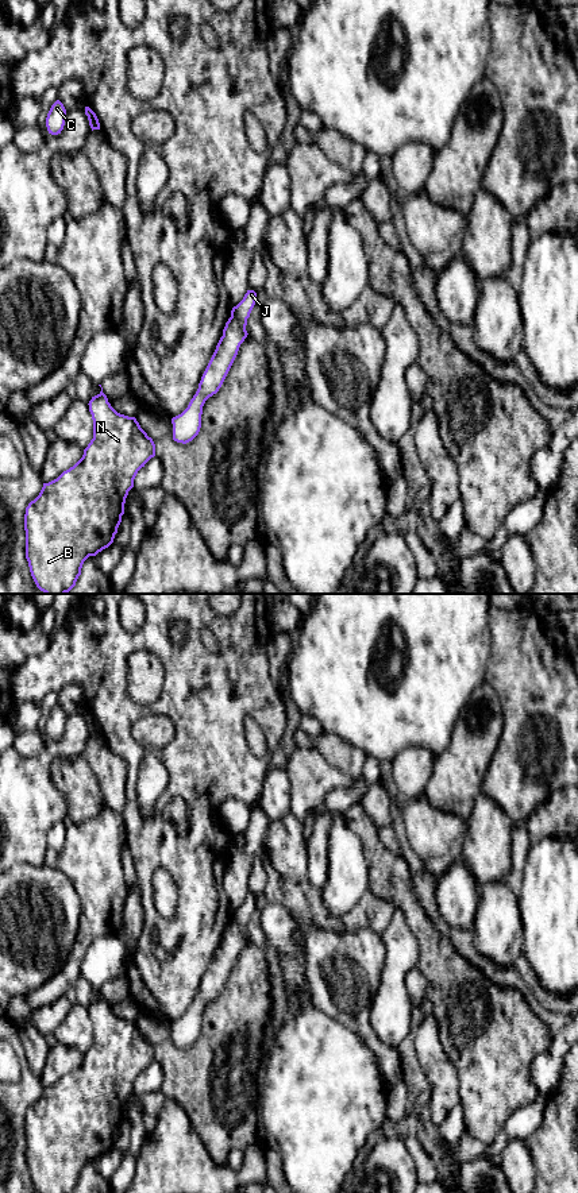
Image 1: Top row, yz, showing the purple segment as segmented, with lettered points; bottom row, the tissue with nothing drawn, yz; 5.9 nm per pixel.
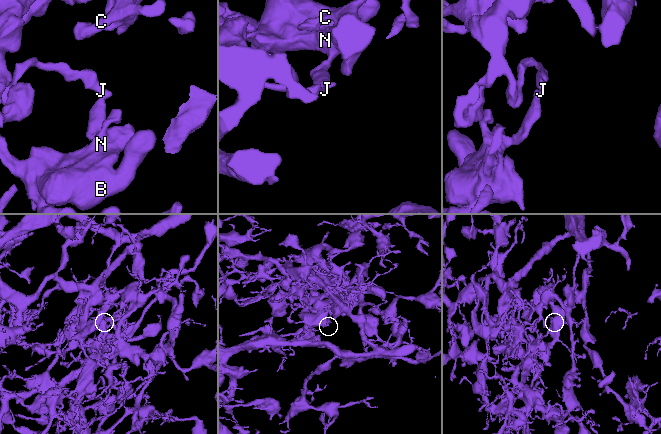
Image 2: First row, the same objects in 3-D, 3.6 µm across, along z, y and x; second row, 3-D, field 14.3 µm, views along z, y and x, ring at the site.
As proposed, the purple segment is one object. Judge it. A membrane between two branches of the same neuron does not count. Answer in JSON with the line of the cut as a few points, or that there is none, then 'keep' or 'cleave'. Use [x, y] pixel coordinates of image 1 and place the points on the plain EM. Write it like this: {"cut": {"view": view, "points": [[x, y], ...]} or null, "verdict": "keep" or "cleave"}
{"cut": {"view": "yz", "points": [[231, 918], [245, 934]]}, "verdict": "cleave"}

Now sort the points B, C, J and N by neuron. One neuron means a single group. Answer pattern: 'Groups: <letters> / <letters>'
Groups: B C N / J

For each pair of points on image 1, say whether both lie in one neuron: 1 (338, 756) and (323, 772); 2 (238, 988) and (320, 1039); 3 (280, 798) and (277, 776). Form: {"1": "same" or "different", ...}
{"1": "different", "2": "different", "3": "same"}

